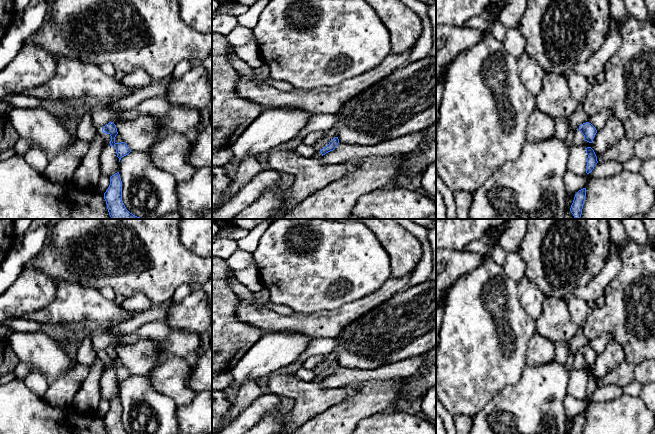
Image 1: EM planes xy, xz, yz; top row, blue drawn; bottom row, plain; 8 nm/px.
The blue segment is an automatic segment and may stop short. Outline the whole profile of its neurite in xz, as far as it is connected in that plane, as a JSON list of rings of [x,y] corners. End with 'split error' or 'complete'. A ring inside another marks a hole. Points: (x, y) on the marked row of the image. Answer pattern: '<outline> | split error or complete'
[[[338,137],[333,138],[326,147],[324,147],[320,151],[316,151],[316,153],[312,157],[317,159],[322,158],[322,156],[325,155],[326,153],[333,151],[337,147],[338,143],[339,143]]] | split error

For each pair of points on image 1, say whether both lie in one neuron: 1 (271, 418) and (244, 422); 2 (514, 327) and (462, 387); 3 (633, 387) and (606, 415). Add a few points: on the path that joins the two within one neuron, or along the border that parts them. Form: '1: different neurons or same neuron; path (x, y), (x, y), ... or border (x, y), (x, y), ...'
1: different neurons; border (278, 406), (265, 413), (255, 423)
2: same neuron; path (515, 346), (504, 358), (491, 358), (481, 368)
3: different neurons; border (624, 392), (638, 397)

